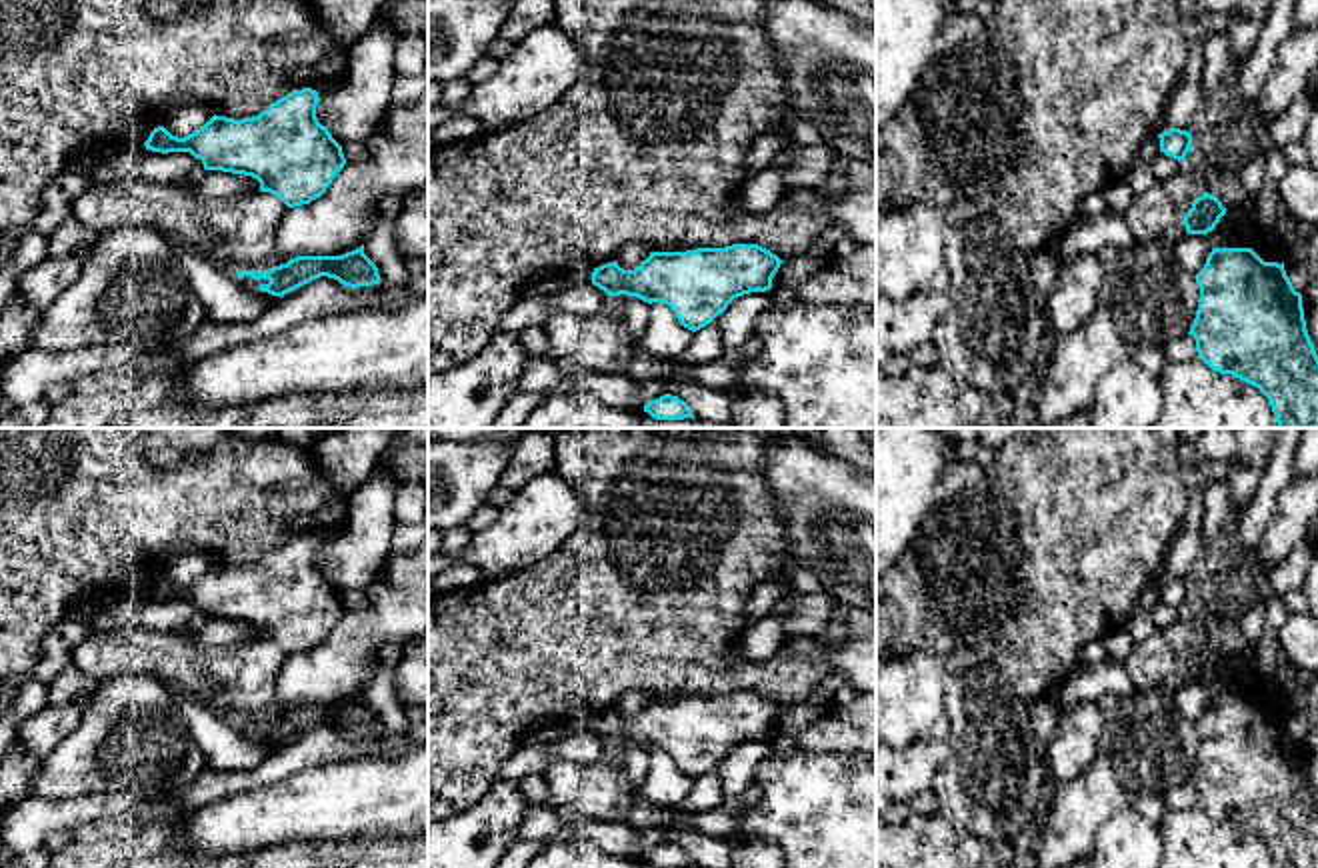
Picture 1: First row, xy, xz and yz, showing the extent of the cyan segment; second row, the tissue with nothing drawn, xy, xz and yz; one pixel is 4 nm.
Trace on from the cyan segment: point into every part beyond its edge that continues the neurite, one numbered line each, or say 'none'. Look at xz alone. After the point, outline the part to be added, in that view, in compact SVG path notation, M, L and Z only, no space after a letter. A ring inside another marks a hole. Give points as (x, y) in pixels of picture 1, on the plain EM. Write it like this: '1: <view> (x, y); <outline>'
1: xz (546, 732); M578 716L572 720L556 720L550 724L542 724L526 736L520 748L534 746L534 744L548 744L562 738L568 732L578 732L578 730L592 732L592 720L594 716Z

